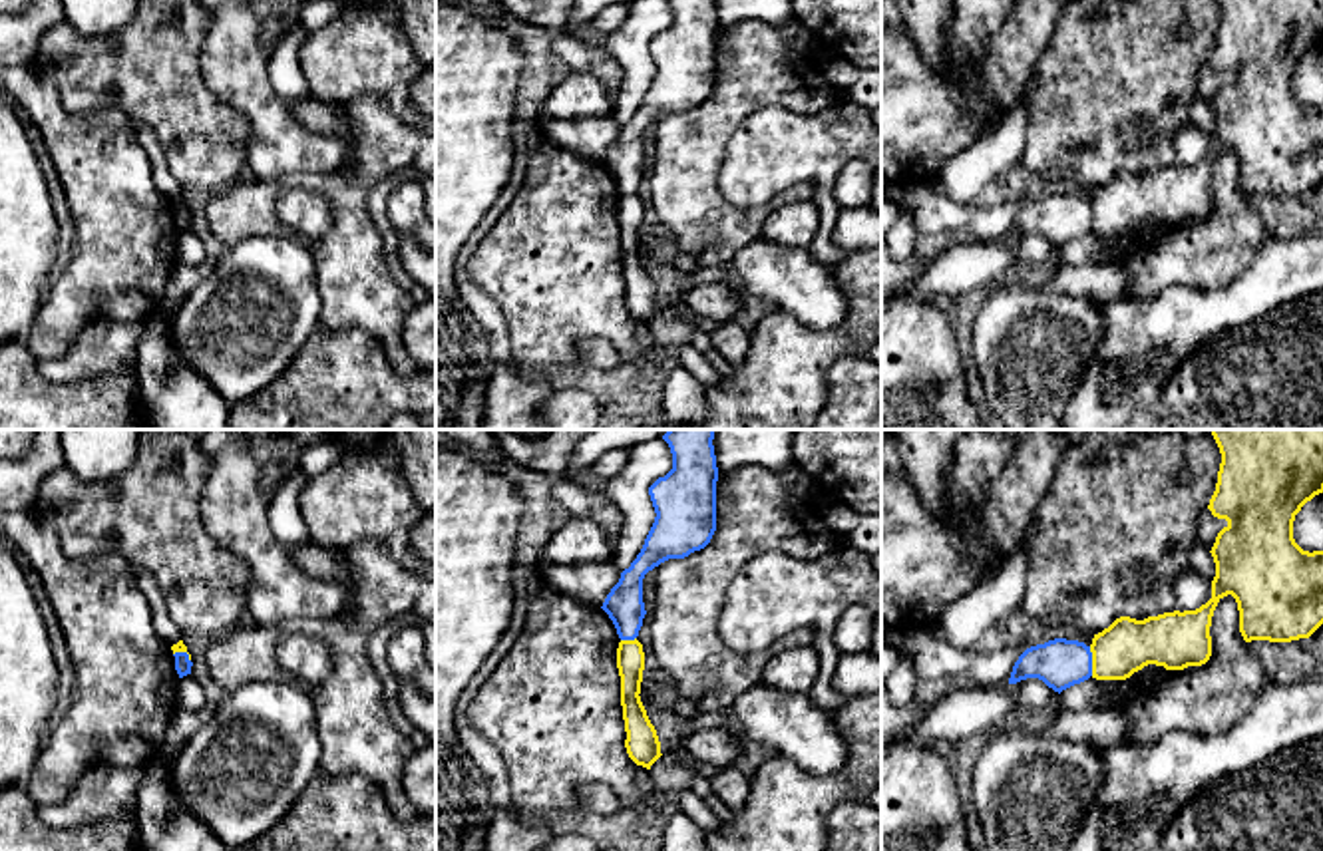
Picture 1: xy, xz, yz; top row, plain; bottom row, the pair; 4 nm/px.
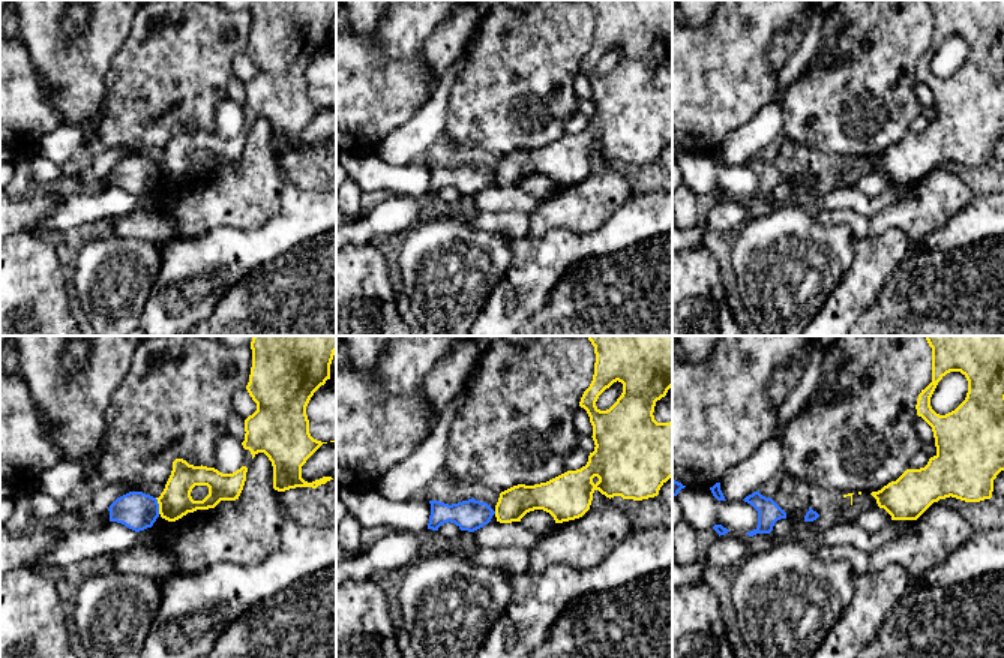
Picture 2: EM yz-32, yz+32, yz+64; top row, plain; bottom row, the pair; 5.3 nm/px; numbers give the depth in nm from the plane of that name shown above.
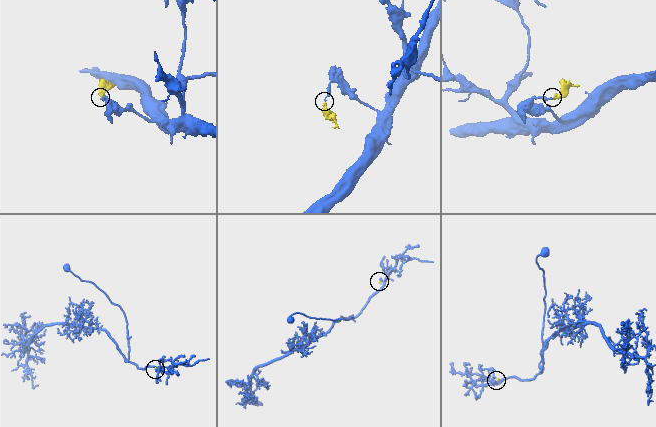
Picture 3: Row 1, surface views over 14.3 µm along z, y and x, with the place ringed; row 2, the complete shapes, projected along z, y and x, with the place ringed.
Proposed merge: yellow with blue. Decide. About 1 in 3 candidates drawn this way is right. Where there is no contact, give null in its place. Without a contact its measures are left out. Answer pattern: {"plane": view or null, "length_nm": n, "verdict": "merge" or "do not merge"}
{"plane": "yz", "length_nm": 120, "verdict": "do not merge"}

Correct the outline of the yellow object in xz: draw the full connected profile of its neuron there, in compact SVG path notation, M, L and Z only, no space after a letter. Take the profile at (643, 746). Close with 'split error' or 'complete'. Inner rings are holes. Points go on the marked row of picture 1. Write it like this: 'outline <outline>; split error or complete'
outline M637 638L619 642L617 668L621 676L621 706L627 732L625 748L637 766L651 769L662 754L657 730L651 724L639 696L645 670L645 652Z; complete

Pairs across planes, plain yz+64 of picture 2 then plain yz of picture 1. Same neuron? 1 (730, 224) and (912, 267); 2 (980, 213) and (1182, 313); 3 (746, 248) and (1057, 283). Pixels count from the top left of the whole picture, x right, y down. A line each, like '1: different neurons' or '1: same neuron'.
1: different neurons
2: same neuron
3: different neurons

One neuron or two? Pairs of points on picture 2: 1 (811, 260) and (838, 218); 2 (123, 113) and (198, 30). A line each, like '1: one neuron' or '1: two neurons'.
1: two neurons
2: one neuron

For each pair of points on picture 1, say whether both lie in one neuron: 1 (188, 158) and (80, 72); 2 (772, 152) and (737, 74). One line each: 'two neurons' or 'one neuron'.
1: one neuron
2: two neurons

